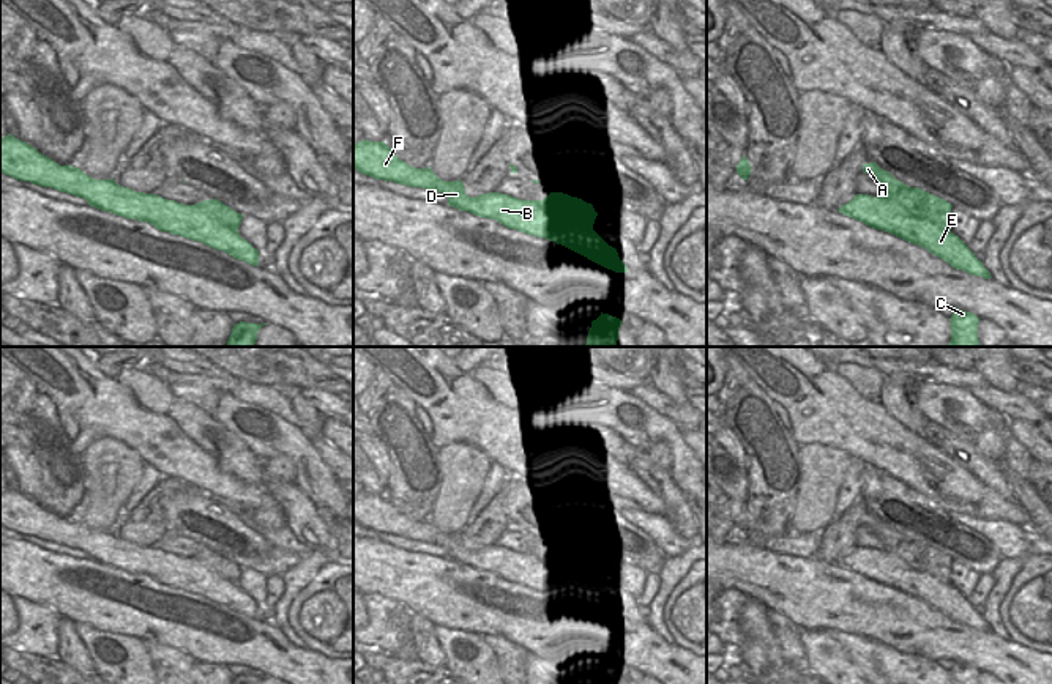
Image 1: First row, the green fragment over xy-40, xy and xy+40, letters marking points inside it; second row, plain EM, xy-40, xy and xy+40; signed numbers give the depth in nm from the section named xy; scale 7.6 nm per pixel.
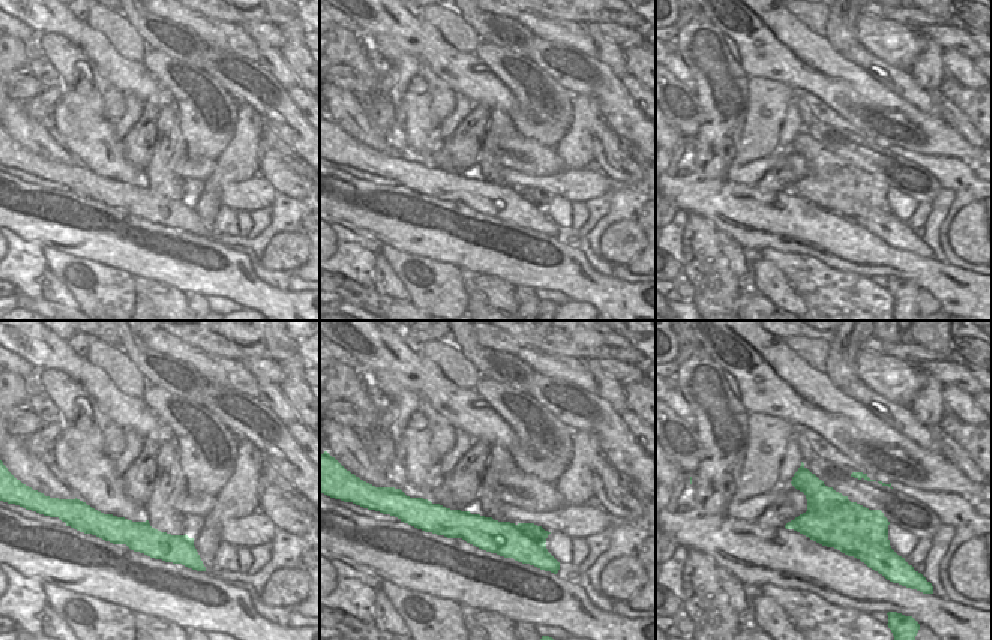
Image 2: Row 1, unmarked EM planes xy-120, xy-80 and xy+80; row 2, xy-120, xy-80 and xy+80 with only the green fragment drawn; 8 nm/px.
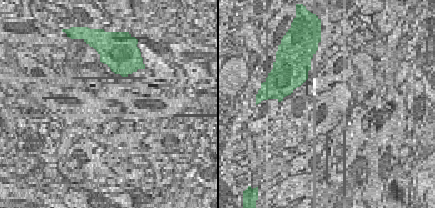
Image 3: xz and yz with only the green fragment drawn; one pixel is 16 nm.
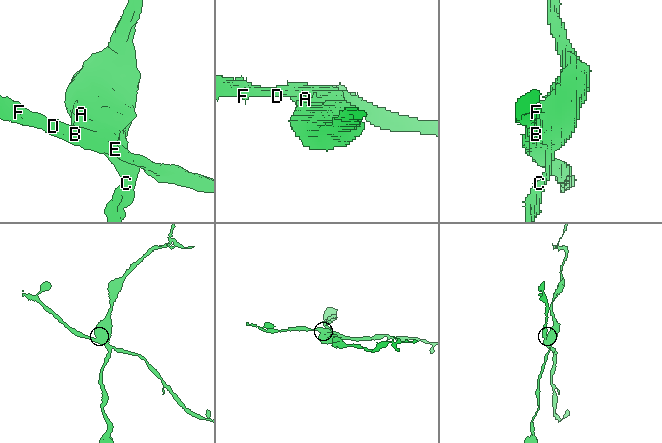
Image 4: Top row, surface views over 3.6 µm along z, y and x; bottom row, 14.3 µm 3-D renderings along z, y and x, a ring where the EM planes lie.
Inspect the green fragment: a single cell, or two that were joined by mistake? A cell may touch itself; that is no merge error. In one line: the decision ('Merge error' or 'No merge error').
Merge error.

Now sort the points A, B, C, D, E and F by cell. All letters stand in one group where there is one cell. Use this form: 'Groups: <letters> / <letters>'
Groups: A C / B D E F.

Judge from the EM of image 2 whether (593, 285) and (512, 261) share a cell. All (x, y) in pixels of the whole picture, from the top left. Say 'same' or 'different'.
same

